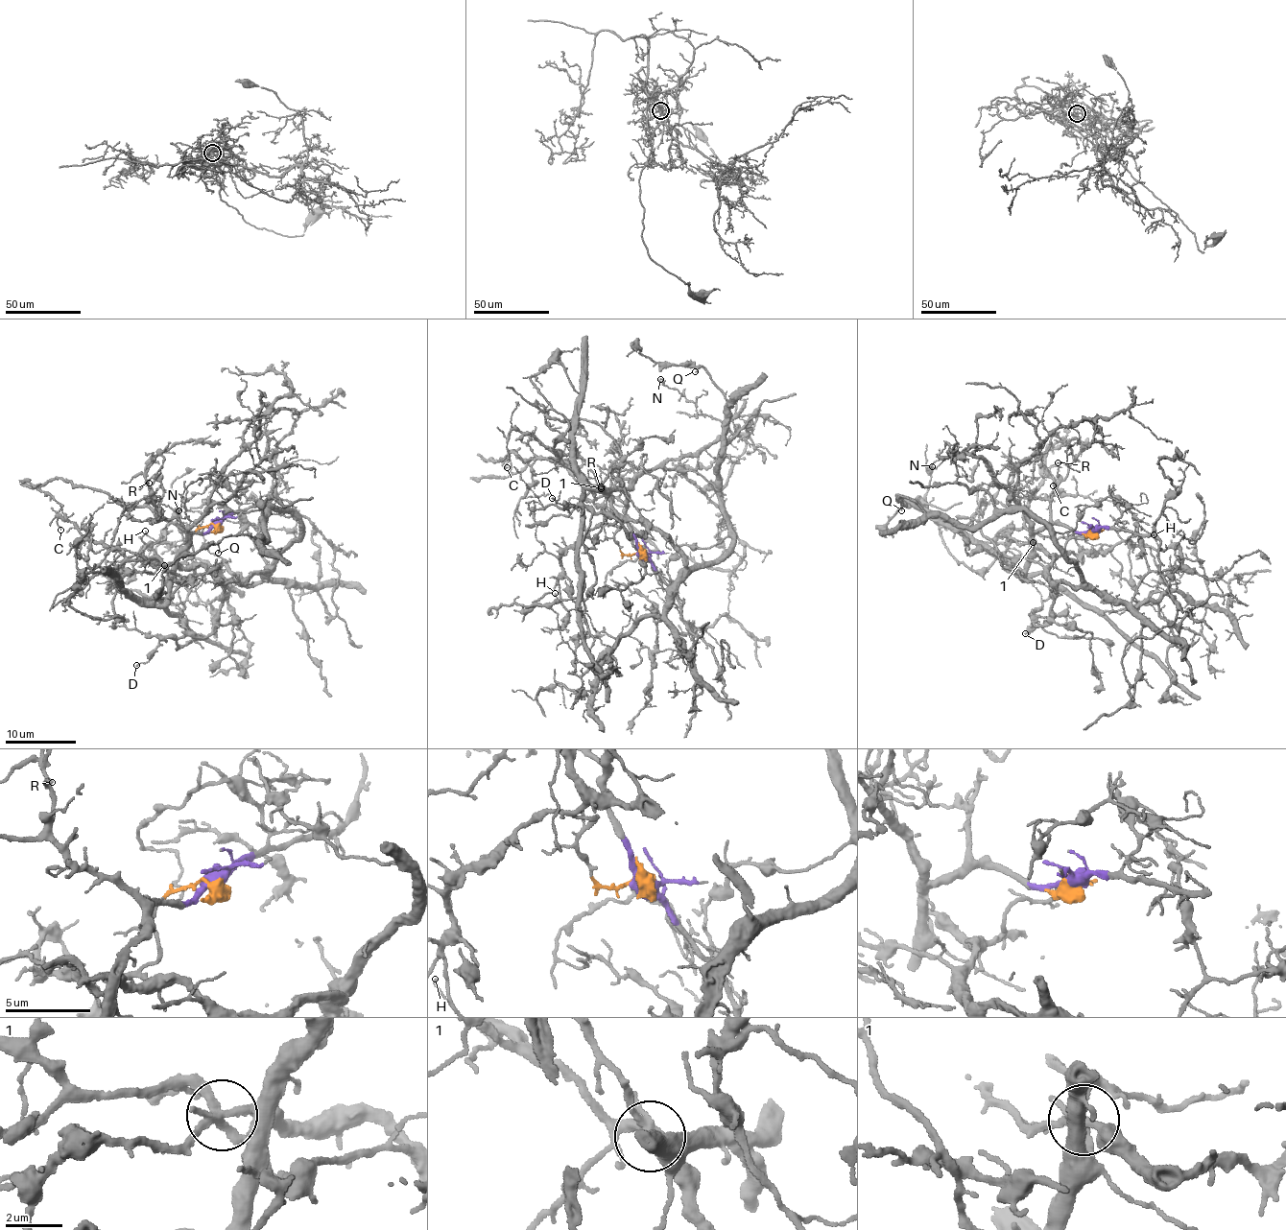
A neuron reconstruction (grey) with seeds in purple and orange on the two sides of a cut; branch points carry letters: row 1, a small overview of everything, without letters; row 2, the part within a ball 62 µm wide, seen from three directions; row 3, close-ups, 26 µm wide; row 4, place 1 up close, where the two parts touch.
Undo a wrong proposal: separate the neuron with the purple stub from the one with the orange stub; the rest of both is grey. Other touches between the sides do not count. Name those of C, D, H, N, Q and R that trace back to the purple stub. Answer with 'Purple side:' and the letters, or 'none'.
Purple side: C, N, R

